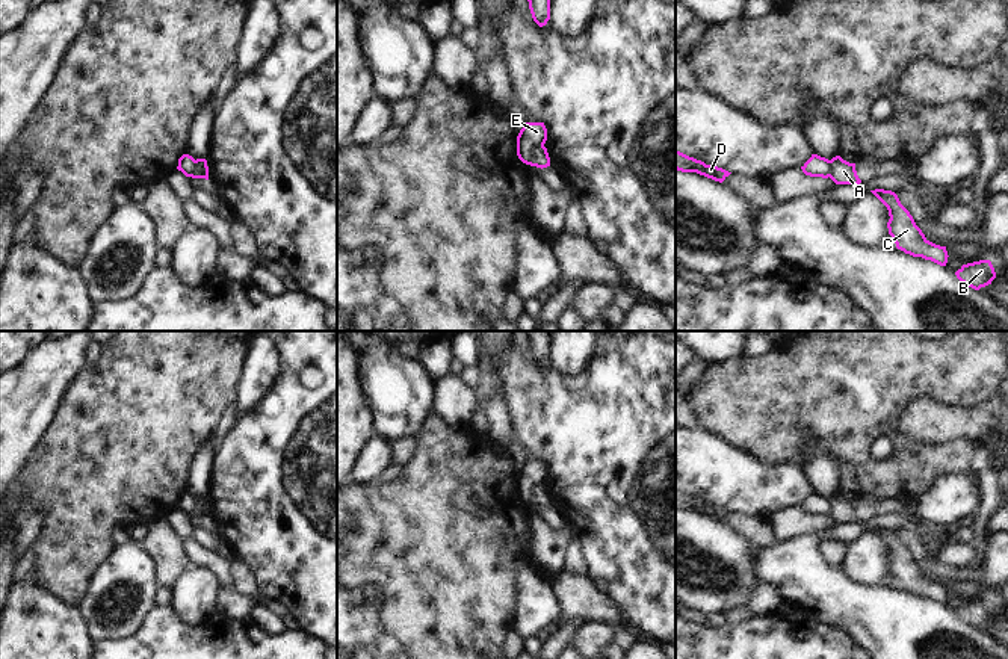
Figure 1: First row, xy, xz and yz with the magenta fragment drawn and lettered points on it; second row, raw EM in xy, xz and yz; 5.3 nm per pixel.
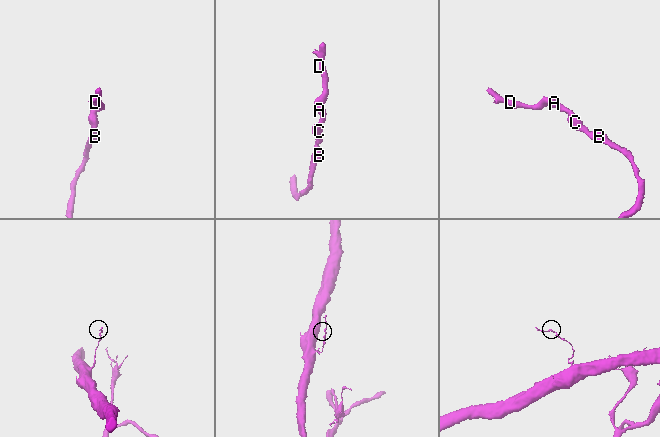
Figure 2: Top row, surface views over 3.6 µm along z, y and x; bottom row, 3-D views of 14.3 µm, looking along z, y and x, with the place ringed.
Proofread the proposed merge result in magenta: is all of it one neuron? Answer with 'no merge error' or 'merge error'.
merge error

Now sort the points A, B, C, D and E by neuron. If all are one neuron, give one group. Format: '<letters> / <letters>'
A B C / D E

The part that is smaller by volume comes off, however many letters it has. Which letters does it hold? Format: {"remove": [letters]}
{"remove": ["D", "E"]}

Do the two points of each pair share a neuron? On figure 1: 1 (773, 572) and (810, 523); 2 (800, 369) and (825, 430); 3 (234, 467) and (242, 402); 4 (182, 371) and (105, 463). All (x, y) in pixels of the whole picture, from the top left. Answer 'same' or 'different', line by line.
1: different
2: same
3: different
4: same

